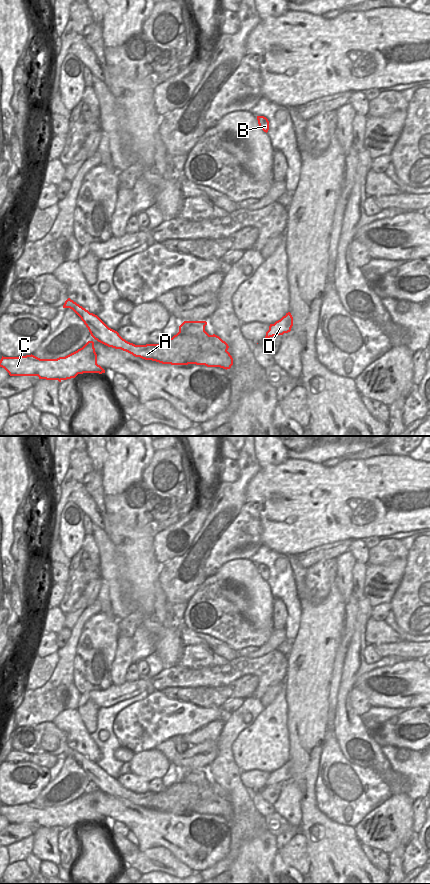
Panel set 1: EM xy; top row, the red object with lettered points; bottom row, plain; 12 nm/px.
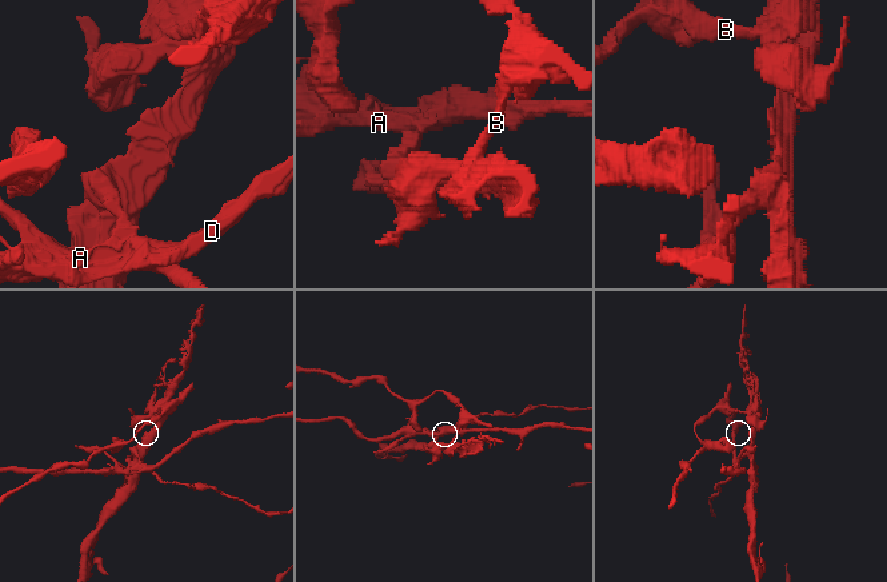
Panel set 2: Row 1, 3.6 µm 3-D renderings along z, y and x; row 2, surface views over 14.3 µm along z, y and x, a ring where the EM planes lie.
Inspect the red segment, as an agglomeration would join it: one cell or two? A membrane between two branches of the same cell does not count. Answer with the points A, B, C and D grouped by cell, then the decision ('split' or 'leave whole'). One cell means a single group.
A B / C D; split

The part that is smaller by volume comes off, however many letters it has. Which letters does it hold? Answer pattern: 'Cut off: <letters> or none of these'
Cut off: C, D

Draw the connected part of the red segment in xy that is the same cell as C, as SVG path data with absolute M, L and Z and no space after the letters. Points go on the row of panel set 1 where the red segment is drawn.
M88 341L77 351L57 359L40 359L34 355L3 357L0 367L10 376L38 376L46 380L67 380L83 373L105 373L97 364L94 342Z

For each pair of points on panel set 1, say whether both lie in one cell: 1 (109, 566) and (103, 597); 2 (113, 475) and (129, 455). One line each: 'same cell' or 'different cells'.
1: different cells
2: same cell

